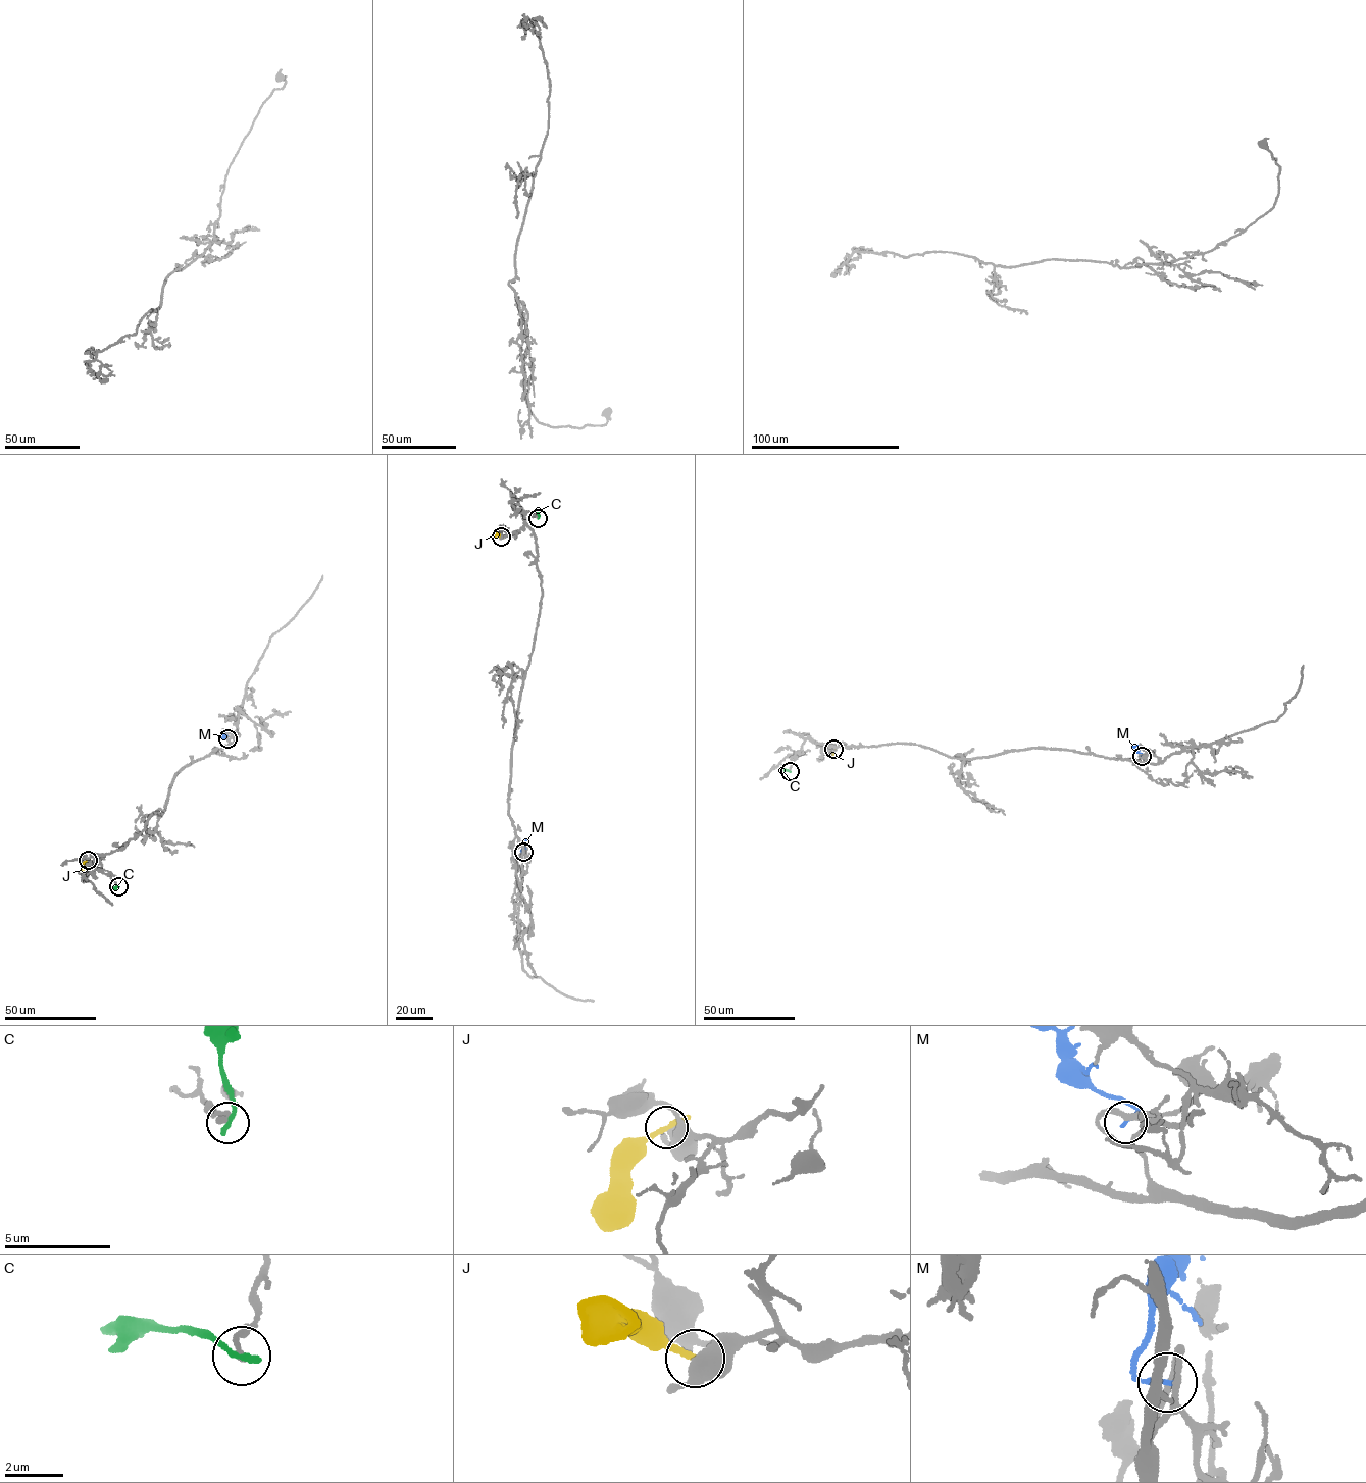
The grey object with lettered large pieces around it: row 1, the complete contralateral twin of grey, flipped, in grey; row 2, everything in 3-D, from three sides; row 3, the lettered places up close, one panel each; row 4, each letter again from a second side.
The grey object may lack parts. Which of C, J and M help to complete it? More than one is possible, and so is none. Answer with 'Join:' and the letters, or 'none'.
Join: none

